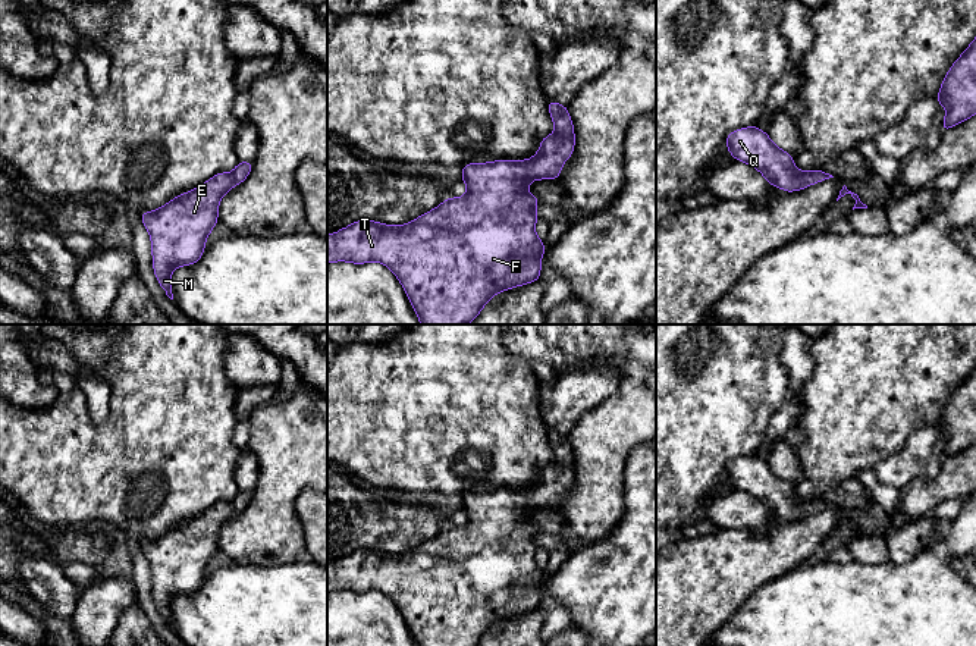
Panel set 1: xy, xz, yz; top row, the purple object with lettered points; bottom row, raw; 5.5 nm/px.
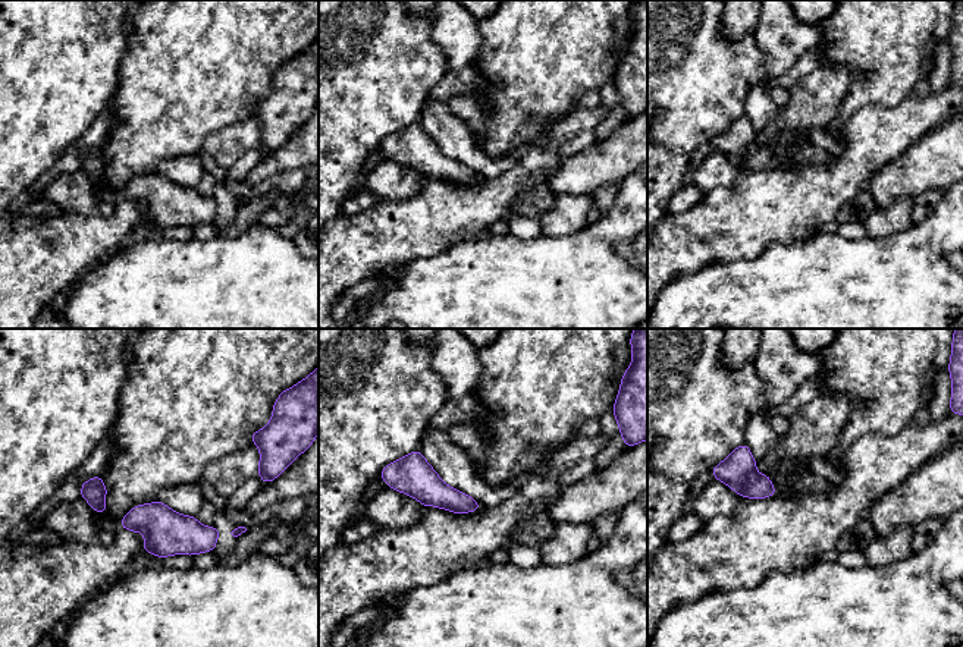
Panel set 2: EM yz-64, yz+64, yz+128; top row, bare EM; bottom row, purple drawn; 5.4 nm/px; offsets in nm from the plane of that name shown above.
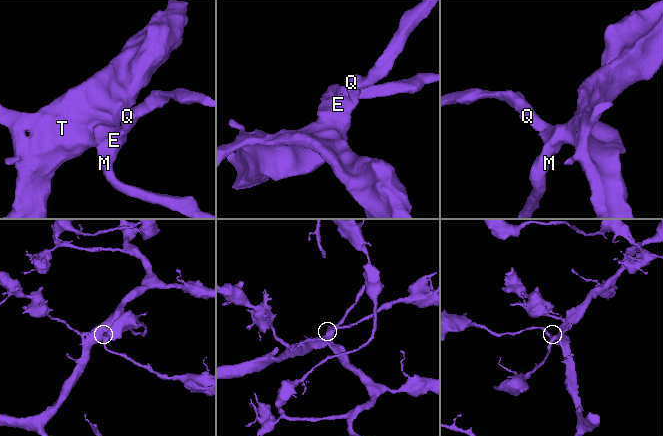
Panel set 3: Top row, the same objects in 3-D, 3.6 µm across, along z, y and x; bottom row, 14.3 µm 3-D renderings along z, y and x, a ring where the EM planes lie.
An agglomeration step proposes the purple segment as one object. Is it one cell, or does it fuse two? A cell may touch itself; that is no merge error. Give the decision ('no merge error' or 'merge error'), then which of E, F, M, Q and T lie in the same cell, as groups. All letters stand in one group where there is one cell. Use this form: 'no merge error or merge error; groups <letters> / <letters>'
no merge error; groups E F M Q T

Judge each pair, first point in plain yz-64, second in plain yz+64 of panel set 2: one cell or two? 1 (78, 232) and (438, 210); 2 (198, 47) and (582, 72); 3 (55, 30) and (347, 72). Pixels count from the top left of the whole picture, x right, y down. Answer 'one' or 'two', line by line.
1: one
2: one
3: one

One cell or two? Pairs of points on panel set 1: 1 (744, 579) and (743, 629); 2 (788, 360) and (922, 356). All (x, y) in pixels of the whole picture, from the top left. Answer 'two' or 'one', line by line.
1: two
2: two

